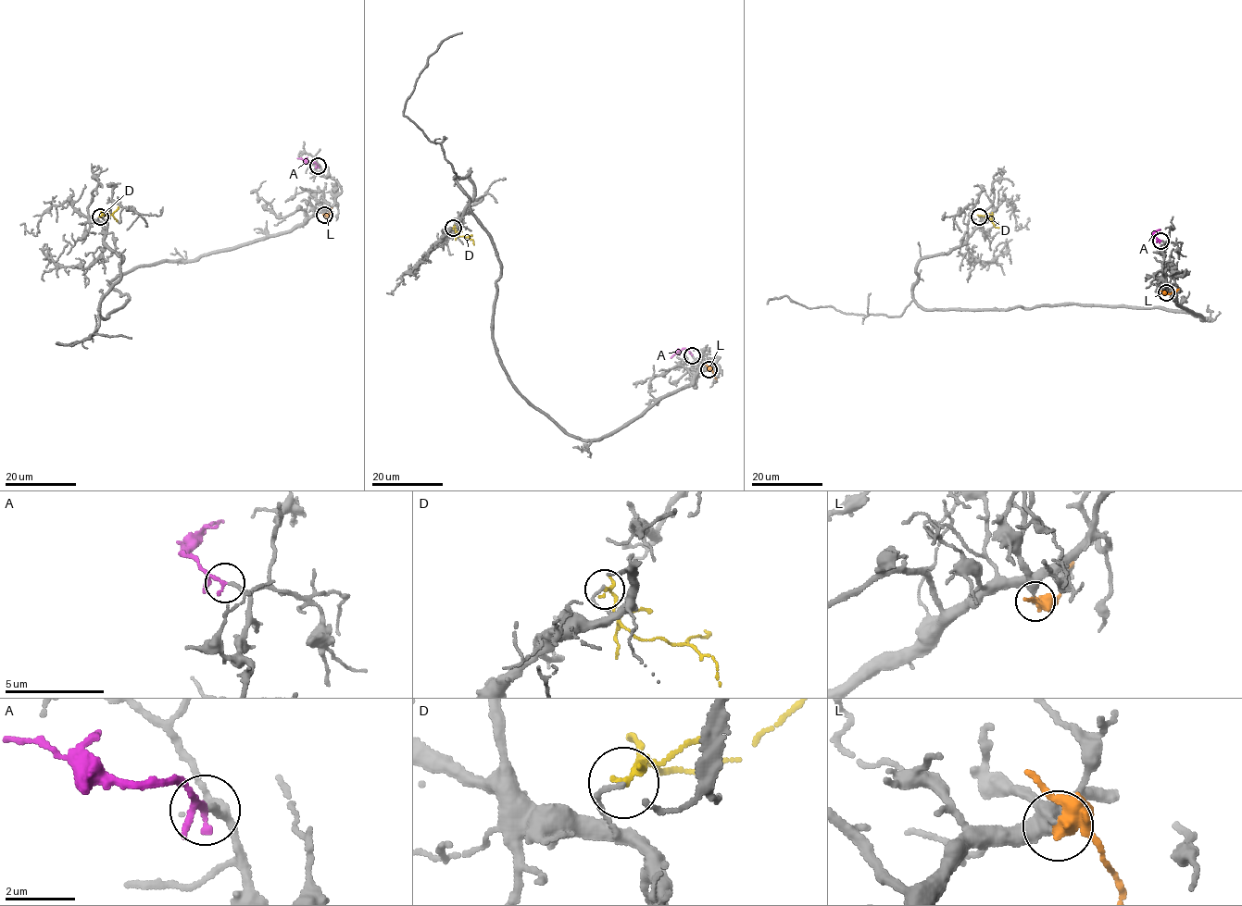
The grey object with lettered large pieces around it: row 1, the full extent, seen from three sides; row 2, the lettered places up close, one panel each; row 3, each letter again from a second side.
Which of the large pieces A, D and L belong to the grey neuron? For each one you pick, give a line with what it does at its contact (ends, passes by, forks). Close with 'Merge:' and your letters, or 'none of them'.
A: it passes by
D: it ends
Merge: A, D

